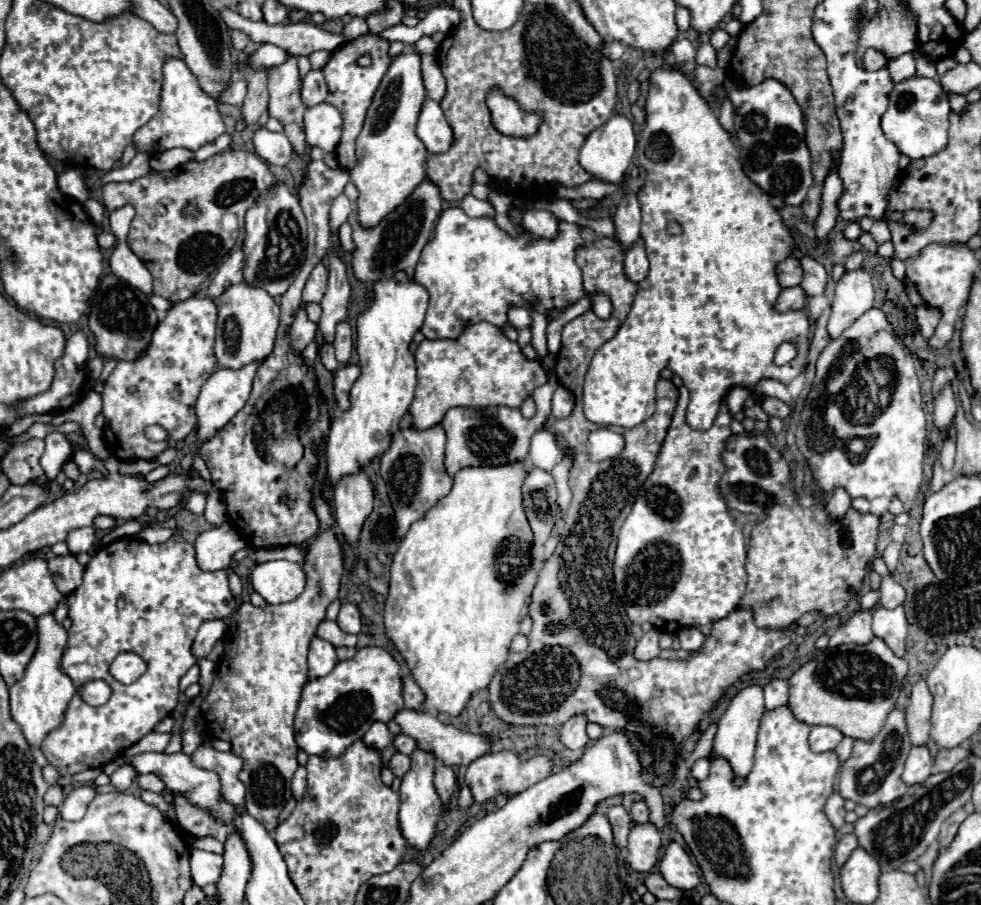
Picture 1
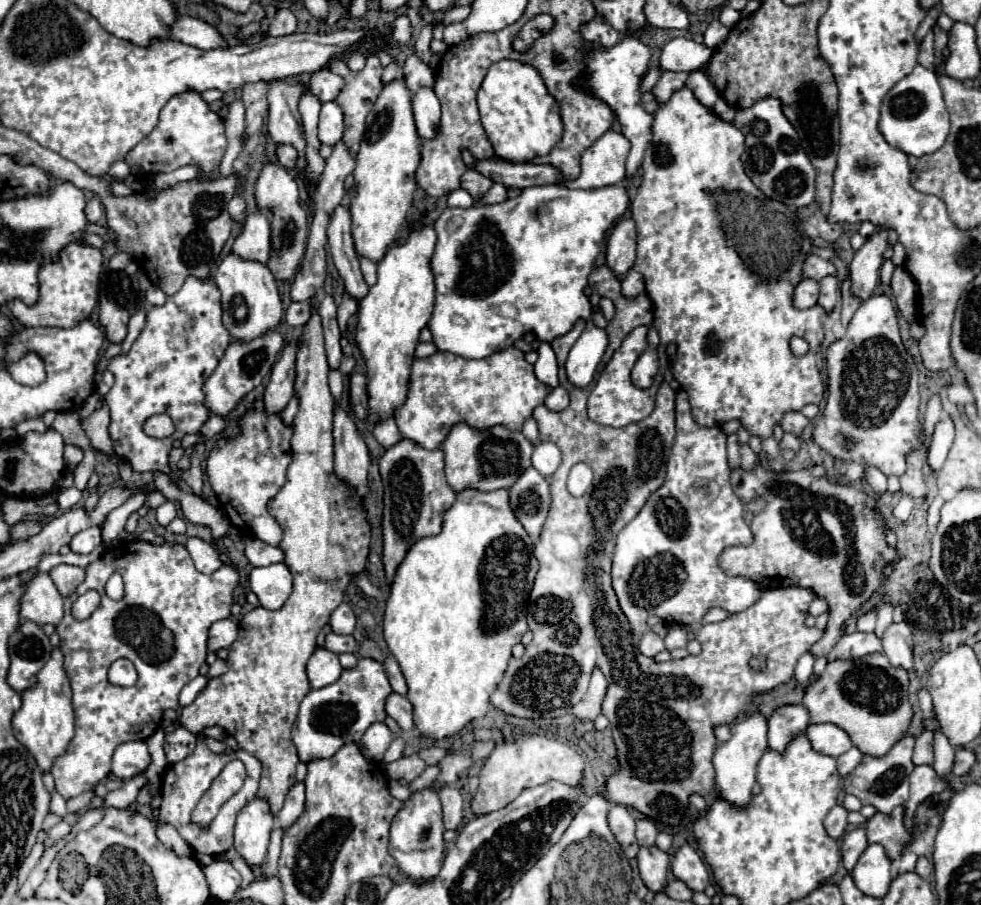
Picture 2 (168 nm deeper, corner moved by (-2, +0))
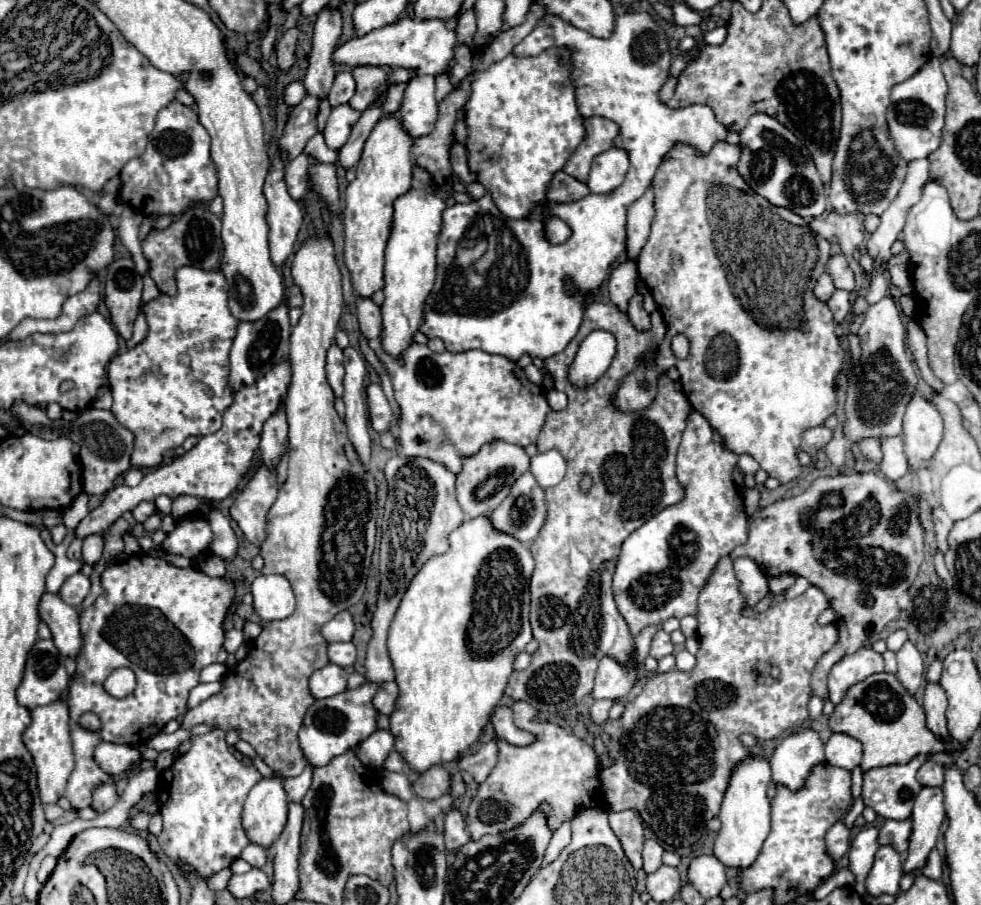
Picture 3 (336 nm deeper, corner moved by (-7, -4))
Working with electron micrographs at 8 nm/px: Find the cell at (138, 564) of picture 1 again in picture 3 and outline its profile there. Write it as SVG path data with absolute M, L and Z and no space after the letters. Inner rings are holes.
M147 553L131 555L107 567L101 585L105 595L79 613L83 649L75 657L77 671L67 693L75 769L65 797L75 809L89 807L93 789L111 779L93 757L101 741L143 745L161 733L167 721L185 715L187 695L199 685L201 669L217 661L225 633L223 619L235 599L235 585L229 577L211 579L199 569L181 569ZM117 667L131 667L137 675L135 691L123 699L111 697L103 689L103 681ZM83 713L97 713L101 719L97 733L85 733L85 727L79 725Z

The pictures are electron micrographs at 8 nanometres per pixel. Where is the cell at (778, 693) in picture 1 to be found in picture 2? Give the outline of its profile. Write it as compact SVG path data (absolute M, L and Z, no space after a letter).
M786 705L774 711L768 719L768 745L776 753L784 753L786 747L808 729L810 715L802 705Z

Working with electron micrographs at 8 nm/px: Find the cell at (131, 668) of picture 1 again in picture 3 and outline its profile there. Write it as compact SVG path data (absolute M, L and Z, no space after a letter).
M115 669L105 681L105 691L111 693L113 697L121 699L121 697L127 697L129 693L133 693L135 683L137 683L135 673L131 673L131 669Z

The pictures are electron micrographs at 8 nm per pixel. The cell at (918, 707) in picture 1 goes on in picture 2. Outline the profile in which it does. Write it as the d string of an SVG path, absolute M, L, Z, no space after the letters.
M924 729L922 735L916 739L916 747L914 747L914 765L932 765L934 763L934 755L932 755L932 731Z

